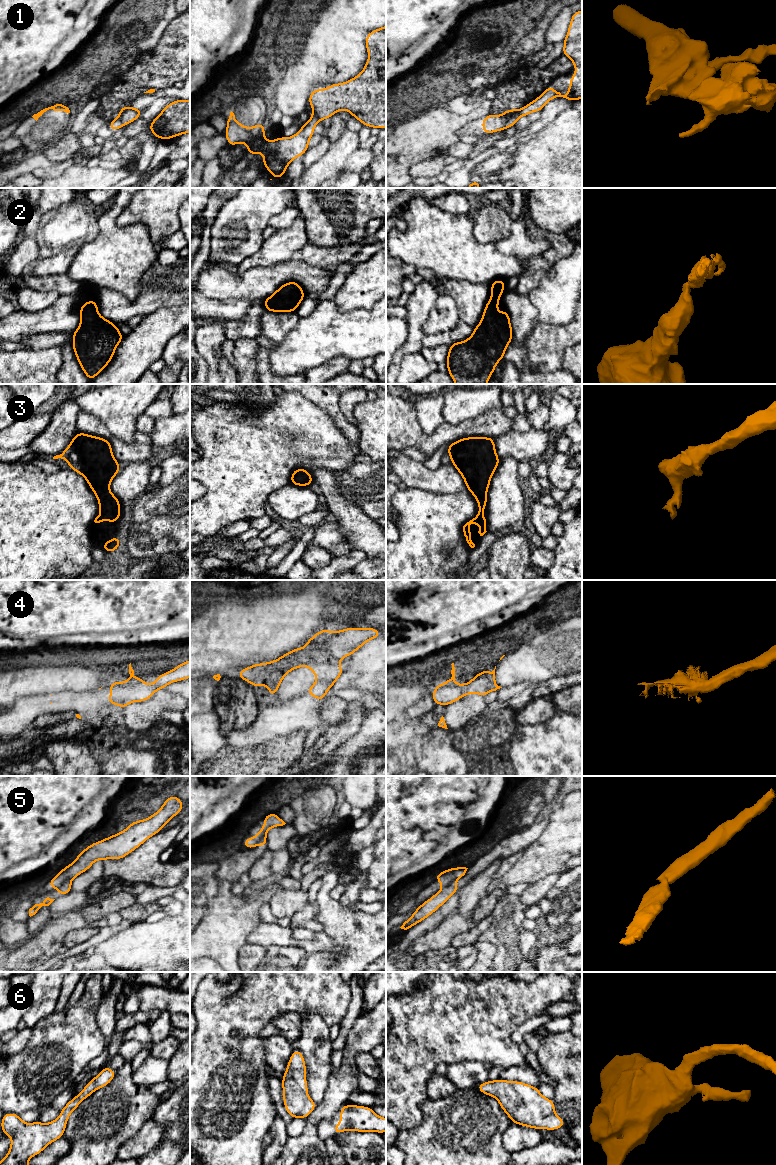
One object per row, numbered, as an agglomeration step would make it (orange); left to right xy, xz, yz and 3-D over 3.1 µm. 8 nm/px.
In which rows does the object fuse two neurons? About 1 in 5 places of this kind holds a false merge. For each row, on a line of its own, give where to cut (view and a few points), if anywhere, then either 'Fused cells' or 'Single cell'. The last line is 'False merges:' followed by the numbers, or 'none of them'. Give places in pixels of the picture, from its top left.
1: Split along yz (512, 110), (504, 128). Fused cells
2: No split. Single cell
3: No split. Single cell
4: No split. Single cell
5: Split along yz (455, 879), (443, 887). Fused cells
6: No split. Single cell
False merges: 1, 5

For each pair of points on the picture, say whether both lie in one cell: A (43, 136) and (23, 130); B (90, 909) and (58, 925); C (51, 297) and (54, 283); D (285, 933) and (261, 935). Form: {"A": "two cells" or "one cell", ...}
{"A": "one cell", "B": "two cells", "C": "two cells", "D": "one cell"}

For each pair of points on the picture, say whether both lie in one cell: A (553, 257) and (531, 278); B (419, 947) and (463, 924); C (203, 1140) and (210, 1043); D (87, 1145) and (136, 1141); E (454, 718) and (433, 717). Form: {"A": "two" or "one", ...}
{"A": "two", "B": "one", "C": "one", "D": "two", "E": "two"}

